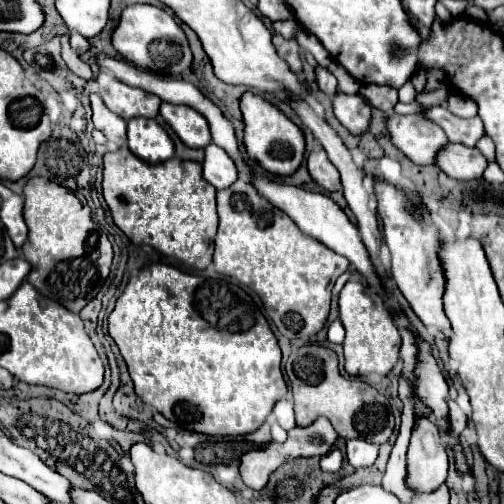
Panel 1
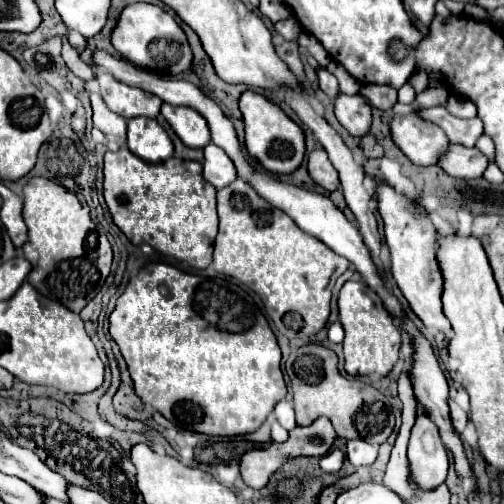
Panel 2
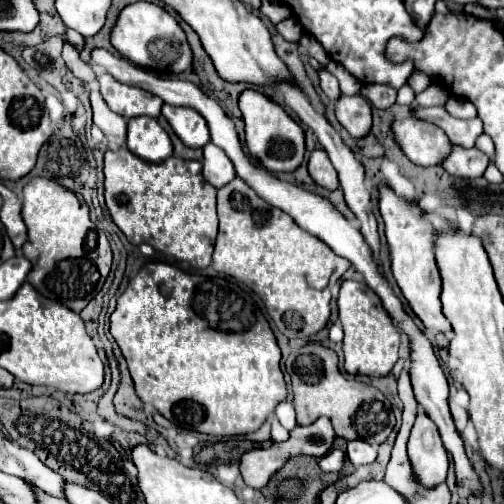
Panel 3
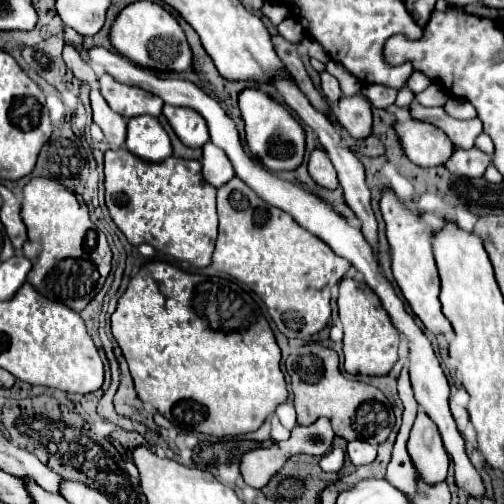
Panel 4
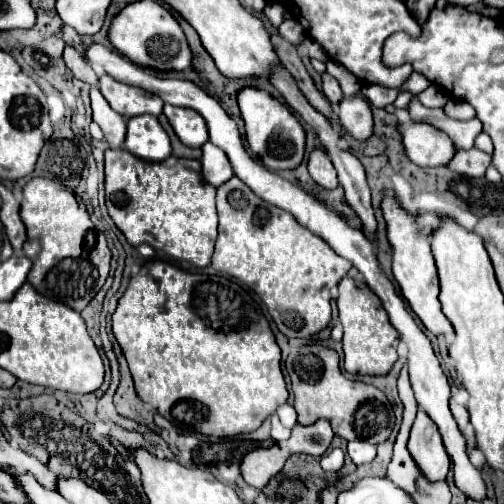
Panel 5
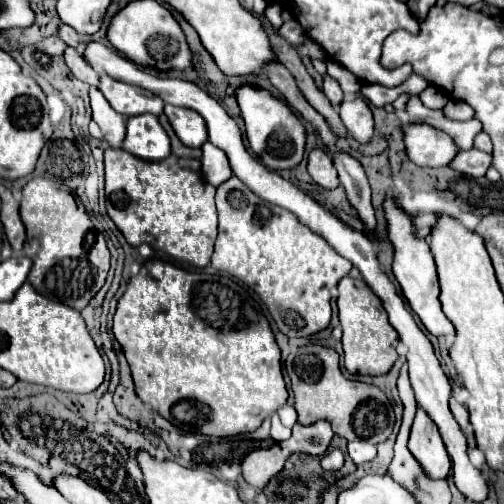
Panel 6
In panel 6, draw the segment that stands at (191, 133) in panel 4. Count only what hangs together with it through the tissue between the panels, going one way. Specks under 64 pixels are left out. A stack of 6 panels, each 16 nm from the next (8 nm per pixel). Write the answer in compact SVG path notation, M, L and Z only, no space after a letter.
M164 106L164 114L168 116L168 122L172 124L182 144L190 148L200 148L208 140L204 118L198 112L192 112L188 108L178 108L178 106Z

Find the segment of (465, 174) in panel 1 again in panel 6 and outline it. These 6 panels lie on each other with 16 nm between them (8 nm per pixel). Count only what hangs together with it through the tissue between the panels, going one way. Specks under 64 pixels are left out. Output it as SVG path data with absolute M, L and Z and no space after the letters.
M472 148L472 150L458 150L452 164L448 164L448 166L466 176L484 176L490 164L492 164L490 154L486 154L478 148Z

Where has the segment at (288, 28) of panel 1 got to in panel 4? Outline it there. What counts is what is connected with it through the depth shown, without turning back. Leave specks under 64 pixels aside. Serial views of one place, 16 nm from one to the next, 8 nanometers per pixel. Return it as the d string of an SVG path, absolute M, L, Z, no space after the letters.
M286 18L284 22L280 22L280 24L276 26L276 30L278 30L288 42L294 42L294 44L298 44L298 42L302 40L302 36L304 36L304 28L300 28L300 22L296 22L294 18Z

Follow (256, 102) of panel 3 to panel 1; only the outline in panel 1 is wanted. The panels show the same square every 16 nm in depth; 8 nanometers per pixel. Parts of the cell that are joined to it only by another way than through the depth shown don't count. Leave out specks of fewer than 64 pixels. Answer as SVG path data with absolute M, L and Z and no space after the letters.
M246 92L240 100L240 110L244 114L244 146L250 160L258 162L266 172L274 176L290 176L298 170L304 158L304 134L302 130L290 122L276 106L266 102L264 98Z

